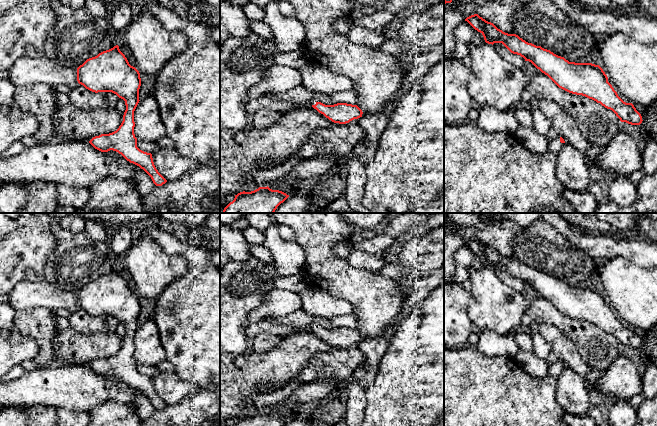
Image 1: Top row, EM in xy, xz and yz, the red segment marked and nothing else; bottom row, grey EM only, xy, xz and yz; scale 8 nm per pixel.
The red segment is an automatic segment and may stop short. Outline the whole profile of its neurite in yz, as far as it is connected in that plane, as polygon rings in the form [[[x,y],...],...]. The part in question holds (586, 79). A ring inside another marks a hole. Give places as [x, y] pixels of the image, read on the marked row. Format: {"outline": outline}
{"outline": [[[478,14],[465,19],[480,32],[486,43],[502,43],[511,53],[520,55],[547,75],[559,88],[582,95],[612,110],[621,122],[640,125],[642,116],[632,103],[624,102],[608,82],[599,65],[569,62],[541,46],[528,43],[516,34],[508,34]]]}

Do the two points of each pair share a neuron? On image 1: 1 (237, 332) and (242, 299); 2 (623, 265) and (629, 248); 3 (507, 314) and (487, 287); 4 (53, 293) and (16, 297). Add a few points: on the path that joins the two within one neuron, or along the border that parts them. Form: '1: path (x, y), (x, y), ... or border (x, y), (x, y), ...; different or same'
1: path (237, 324), (237, 307); same
2: border (606, 259), (624, 256), (646, 268); different
3: path (500, 307), (488, 294); same
4: path (44, 295), (25, 295); same

